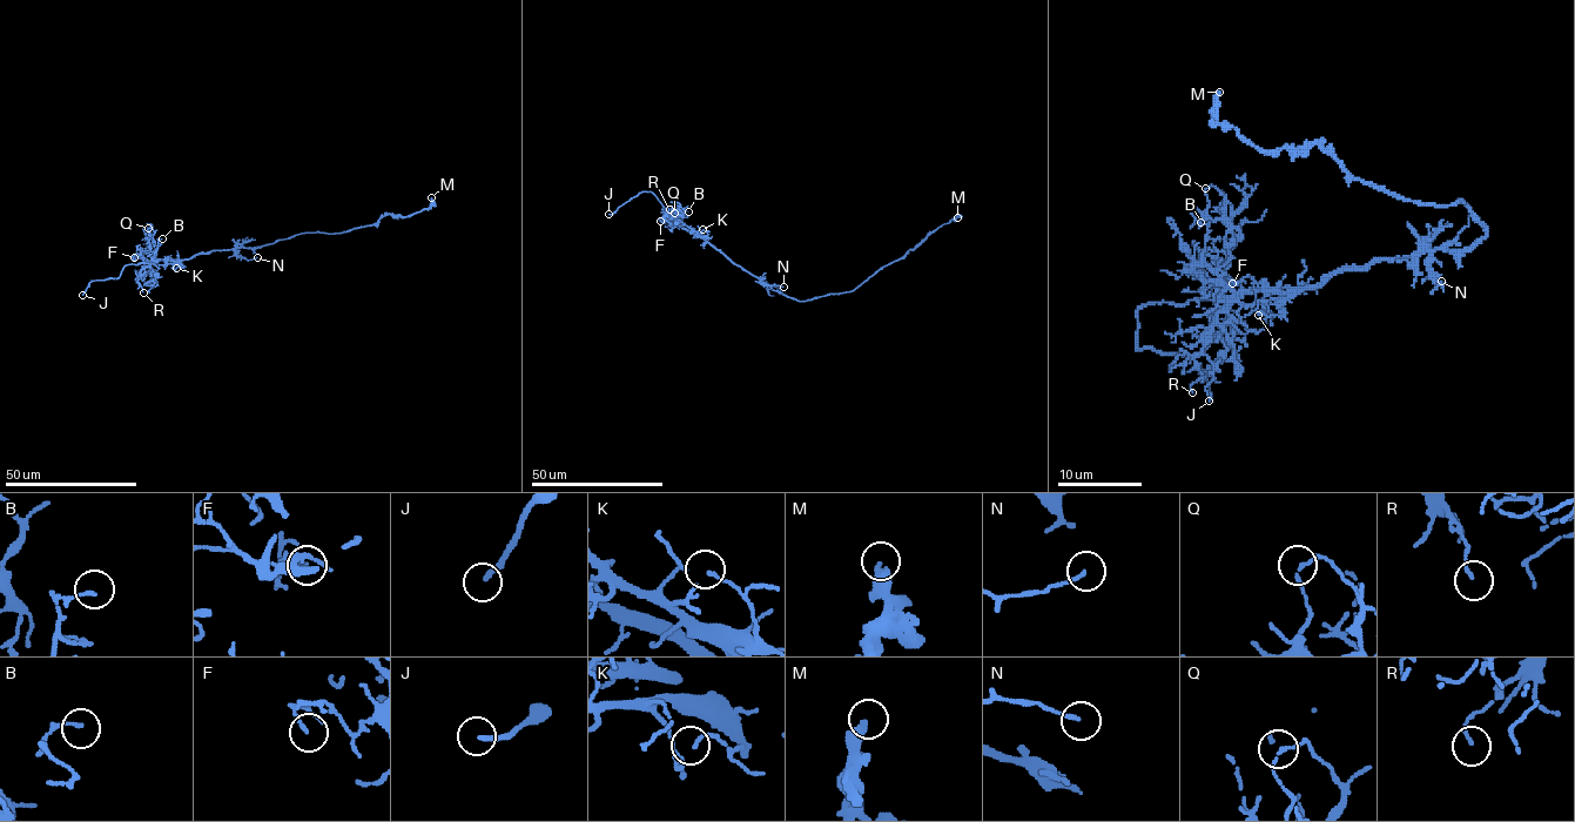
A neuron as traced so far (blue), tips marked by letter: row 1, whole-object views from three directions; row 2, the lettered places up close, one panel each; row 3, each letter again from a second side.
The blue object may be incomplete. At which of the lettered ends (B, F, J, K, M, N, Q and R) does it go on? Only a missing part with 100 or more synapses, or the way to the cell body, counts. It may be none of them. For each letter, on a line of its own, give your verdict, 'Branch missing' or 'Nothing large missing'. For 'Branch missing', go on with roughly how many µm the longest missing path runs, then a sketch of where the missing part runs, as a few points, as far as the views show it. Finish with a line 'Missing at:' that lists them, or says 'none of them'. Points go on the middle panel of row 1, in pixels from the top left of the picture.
B: Nothing large missing
F: Nothing large missing
J: Branch missing. Missing length about 30 µm. Course of what is missing: (608, 214), (594, 220), (556, 255)
K: Nothing large missing
M: Nothing large missing
N: Nothing large missing
Q: Nothing large missing
R: Nothing large missing
Missing at: J

